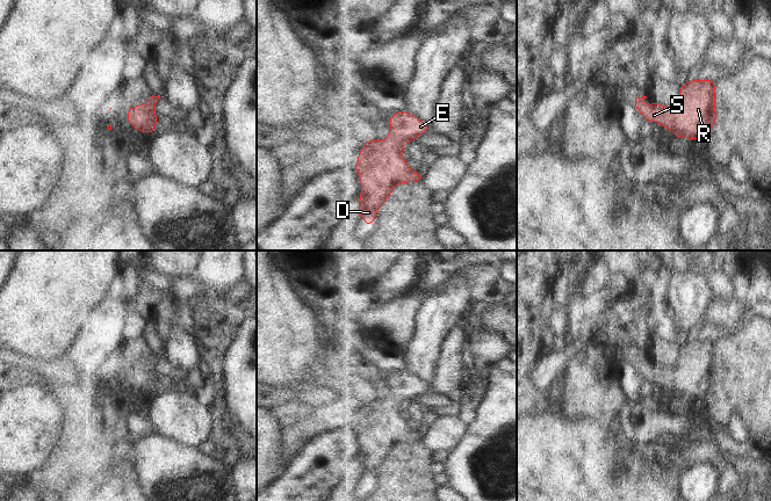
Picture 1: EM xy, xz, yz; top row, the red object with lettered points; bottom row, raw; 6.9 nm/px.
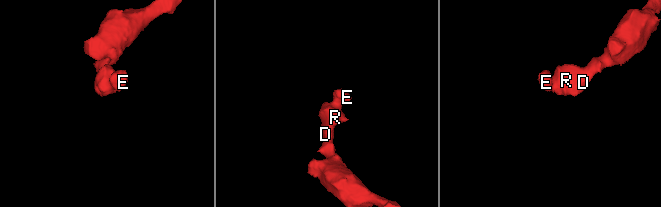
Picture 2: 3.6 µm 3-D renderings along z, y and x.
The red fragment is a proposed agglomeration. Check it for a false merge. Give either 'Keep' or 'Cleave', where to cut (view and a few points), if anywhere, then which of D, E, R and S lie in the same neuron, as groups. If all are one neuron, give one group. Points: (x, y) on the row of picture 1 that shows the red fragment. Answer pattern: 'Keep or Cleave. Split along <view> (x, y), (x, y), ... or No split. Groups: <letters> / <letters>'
Keep. No split. Groups: D E R S

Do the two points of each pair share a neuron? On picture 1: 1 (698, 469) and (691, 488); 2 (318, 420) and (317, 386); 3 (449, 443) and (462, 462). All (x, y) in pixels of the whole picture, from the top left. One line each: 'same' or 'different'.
1: same
2: different
3: different

